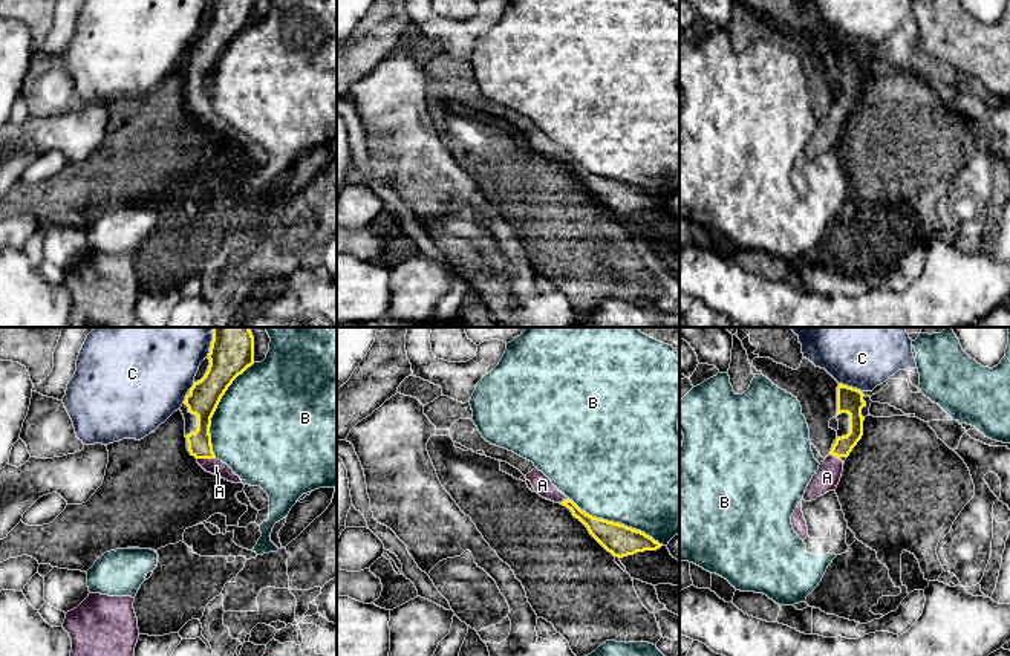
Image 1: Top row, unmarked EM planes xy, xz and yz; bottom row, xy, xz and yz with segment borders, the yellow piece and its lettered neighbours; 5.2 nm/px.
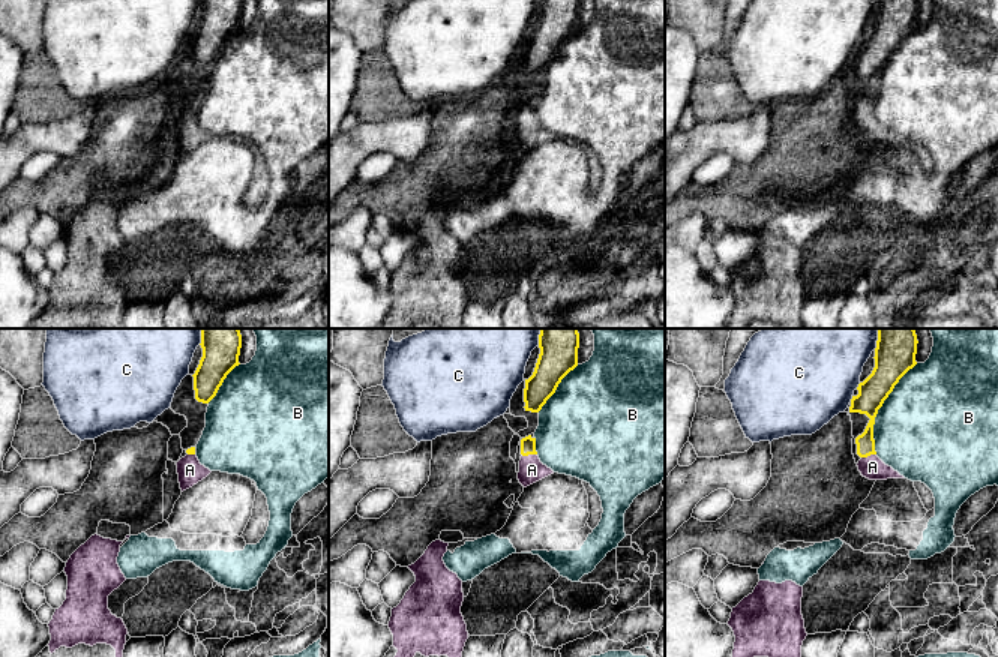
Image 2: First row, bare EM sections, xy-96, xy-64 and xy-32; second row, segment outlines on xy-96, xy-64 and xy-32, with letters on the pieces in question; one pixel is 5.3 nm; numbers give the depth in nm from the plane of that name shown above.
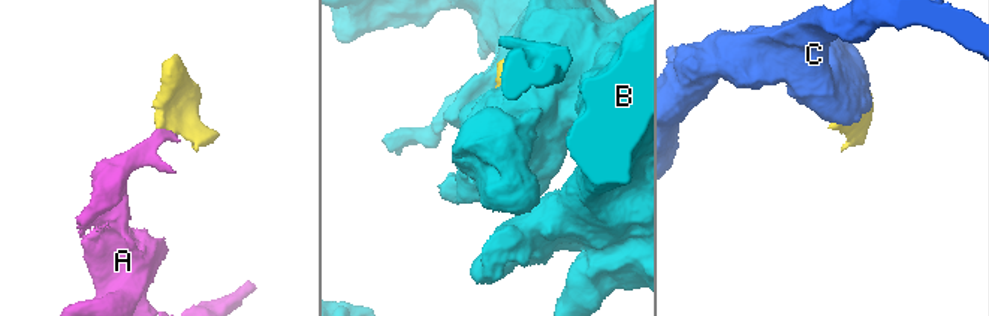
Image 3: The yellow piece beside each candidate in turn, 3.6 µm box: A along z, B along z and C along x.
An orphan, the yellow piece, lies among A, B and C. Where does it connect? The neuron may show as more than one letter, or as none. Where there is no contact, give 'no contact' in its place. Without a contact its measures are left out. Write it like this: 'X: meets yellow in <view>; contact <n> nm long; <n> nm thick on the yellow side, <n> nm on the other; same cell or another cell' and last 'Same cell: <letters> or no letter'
A: meets yellow in xy; contact 100 nm long; 130 nm thick on the yellow side, 90 nm on the other; same cell
B: meets yellow in xy; contact 550 nm long; 190 nm thick on the yellow side, 500 nm on the other; another cell
C: meets yellow in yz; contact 130 nm long; 130 nm thick on the yellow side, 480 nm on the other; another cell
Same cell: A

